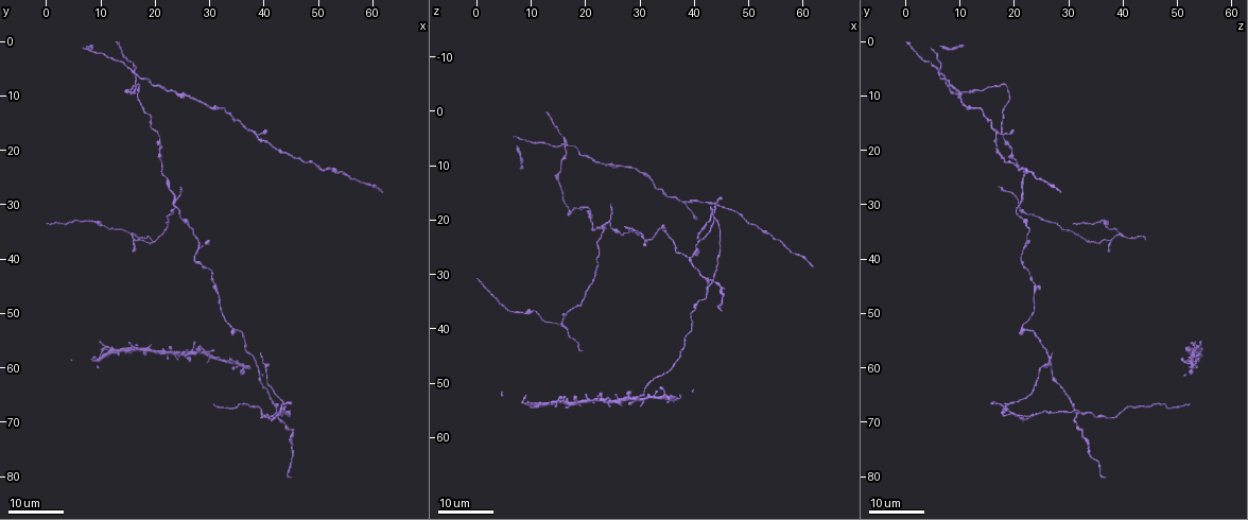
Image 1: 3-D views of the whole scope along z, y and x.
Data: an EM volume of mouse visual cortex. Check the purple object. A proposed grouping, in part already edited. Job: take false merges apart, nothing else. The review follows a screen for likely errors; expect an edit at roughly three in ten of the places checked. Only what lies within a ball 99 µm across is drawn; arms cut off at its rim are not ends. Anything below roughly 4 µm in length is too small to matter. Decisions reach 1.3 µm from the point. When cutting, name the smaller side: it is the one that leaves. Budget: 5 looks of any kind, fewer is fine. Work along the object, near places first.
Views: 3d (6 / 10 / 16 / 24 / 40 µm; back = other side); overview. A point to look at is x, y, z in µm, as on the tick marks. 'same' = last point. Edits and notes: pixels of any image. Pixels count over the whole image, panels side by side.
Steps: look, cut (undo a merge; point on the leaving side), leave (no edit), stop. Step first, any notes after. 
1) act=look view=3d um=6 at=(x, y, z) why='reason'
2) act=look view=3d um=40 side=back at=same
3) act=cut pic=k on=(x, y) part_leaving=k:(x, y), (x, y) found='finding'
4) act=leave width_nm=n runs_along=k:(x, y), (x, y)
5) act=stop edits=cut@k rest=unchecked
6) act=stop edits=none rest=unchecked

act=look view=3d um=24 at=(16.5, 6.0, 6.5)

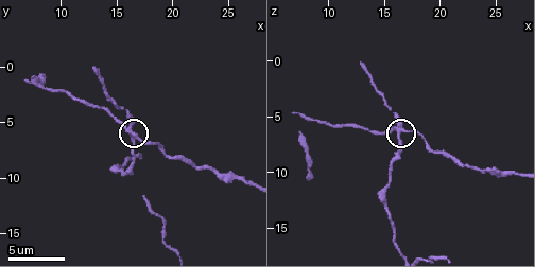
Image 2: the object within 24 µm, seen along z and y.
act=look view=3d um=6 at=(16.6, 6.0, 6.4) why='zoom in'

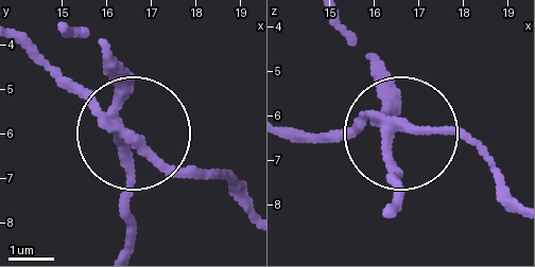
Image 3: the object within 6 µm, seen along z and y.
act=cut pic=3 on=(64, 79) width_nm=220 part_leaving=3:(116, 122), (169, 164), (223, 176), (249, 202) found='two neurons meet here'

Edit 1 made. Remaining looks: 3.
act=look view=overview

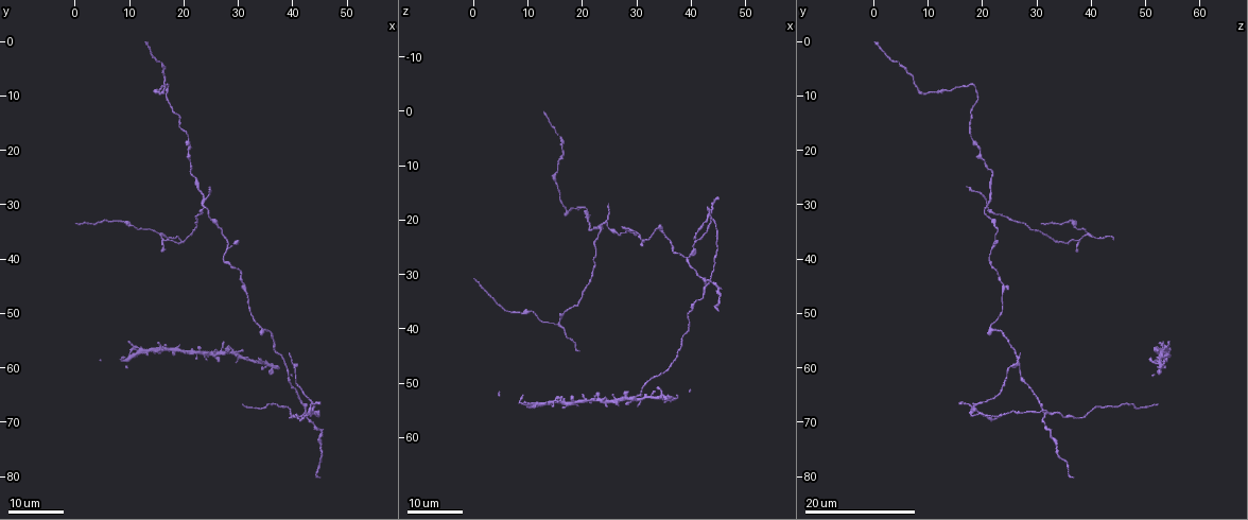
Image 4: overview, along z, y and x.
act=look view=3d um=16 at=(23.5, 30.5, 21.0)

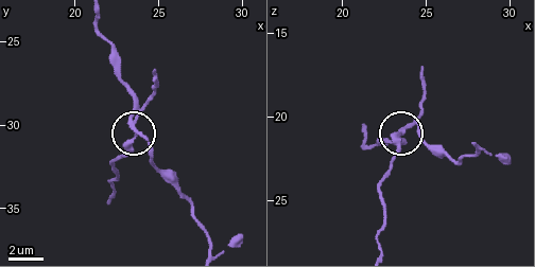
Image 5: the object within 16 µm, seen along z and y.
act=look view=3d um=10 at=same why='closer look'

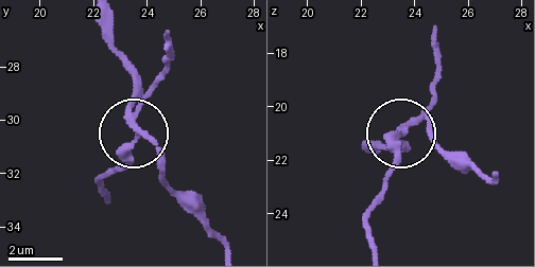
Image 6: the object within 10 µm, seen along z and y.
act=cut pic=6 on=(150, 86) arms=4 part_leaving=6:(402, 126), (384, 194), (368, 221), (370, 249) found='two neurons meet here'

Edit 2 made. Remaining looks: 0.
act=stop edits=cut@3,cut@6 rest=unchecked

